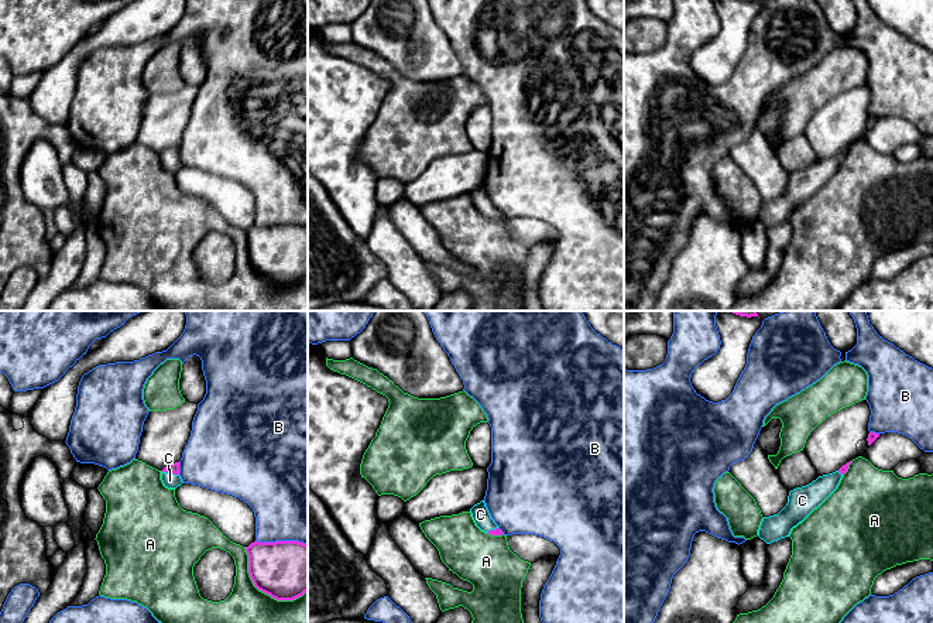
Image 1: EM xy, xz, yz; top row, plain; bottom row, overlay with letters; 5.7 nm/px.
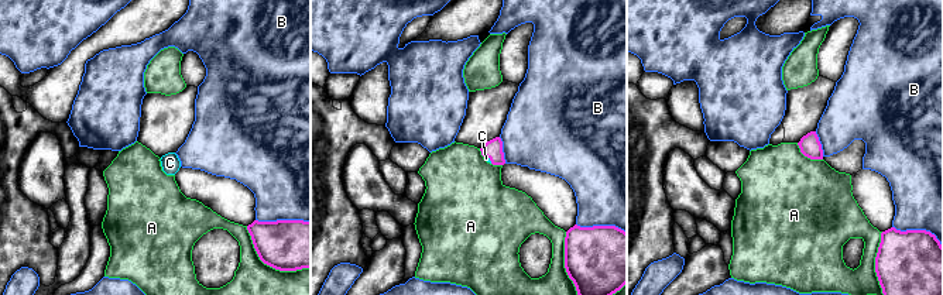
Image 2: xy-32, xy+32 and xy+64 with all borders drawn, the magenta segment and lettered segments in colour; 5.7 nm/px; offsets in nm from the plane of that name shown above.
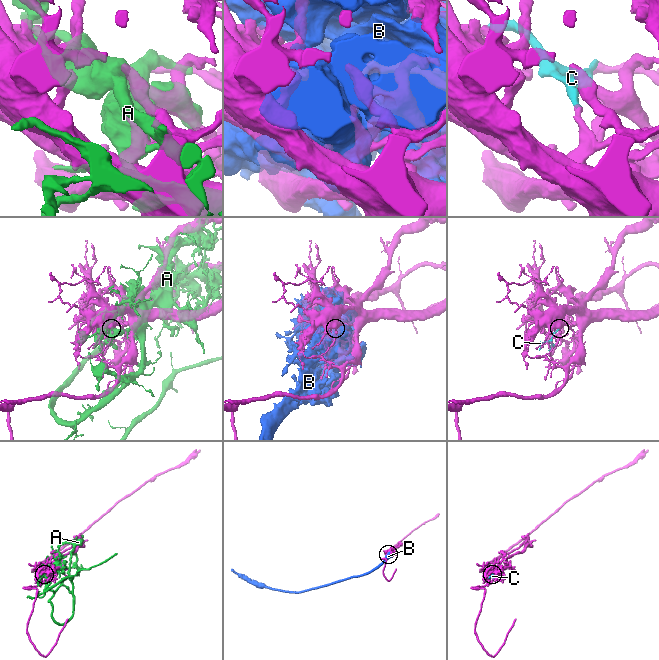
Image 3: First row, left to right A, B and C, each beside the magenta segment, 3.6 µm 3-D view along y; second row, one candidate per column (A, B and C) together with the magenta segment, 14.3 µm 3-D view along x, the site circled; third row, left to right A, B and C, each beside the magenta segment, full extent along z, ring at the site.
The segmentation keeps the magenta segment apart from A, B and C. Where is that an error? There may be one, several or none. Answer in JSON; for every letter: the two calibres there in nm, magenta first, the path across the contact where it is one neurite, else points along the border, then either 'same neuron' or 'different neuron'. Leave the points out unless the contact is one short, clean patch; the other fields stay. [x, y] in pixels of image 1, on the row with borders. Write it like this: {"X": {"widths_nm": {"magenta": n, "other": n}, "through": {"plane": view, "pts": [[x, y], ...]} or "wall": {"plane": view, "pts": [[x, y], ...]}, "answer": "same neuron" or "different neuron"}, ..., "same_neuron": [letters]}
{"A": {"widths_nm": {"magenta": 340, "other": 220}, "answer": "different neuron"}, "B": {"widths_nm": {"magenta": 340, "other": 480}, "answer": "different neuron"}, "C": {"widths_nm": {"magenta": 60, "other": 90}, "through": {"plane": "xy", "pts": [[174, 468], [170, 472], [170, 481]]}, "answer": "same neuron"}, "same_neuron": ["C"]}

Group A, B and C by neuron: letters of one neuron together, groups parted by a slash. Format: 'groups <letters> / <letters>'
groups A / B / C

